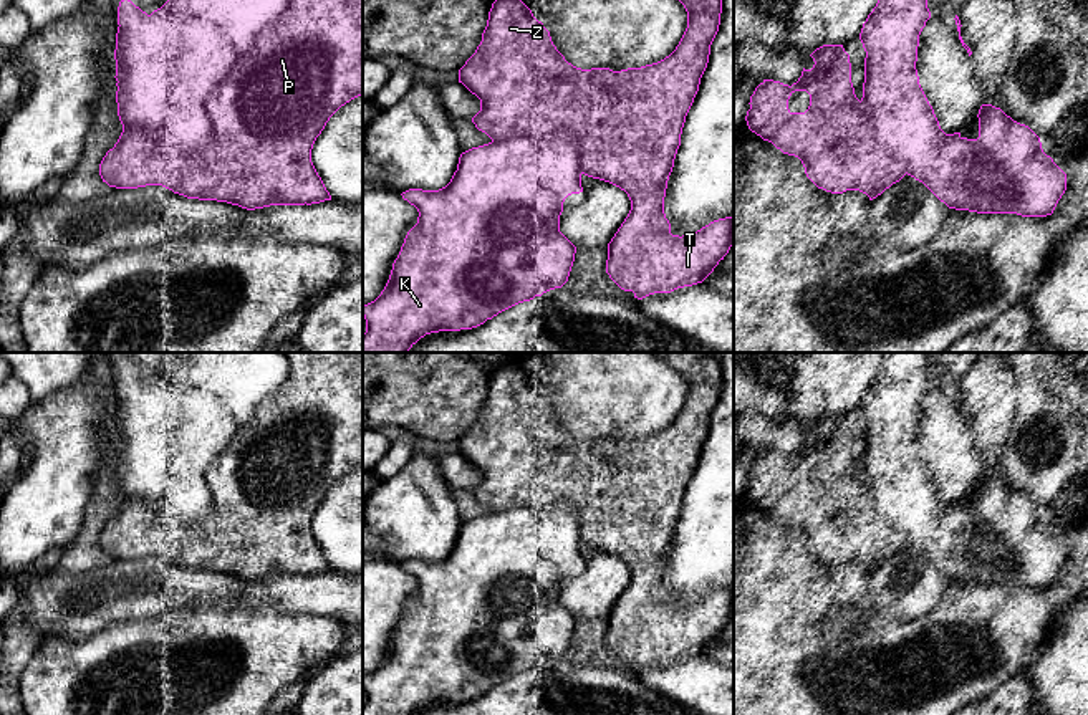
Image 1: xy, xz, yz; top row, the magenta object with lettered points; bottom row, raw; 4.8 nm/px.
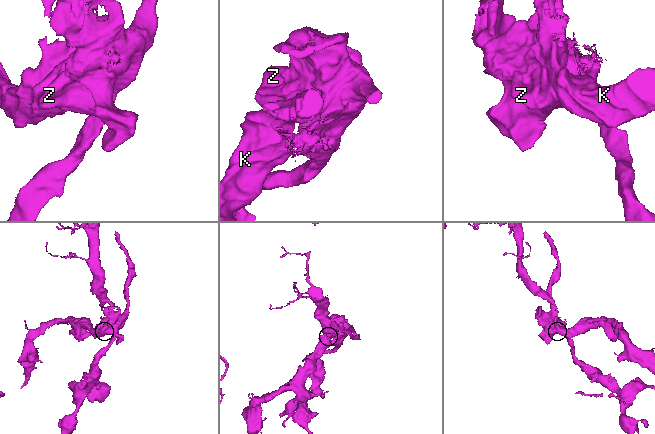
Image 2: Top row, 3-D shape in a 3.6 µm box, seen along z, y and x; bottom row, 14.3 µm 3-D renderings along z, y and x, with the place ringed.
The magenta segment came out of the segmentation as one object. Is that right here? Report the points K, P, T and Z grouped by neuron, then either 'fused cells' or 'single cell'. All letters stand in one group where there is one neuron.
K / P T Z; fused cells

